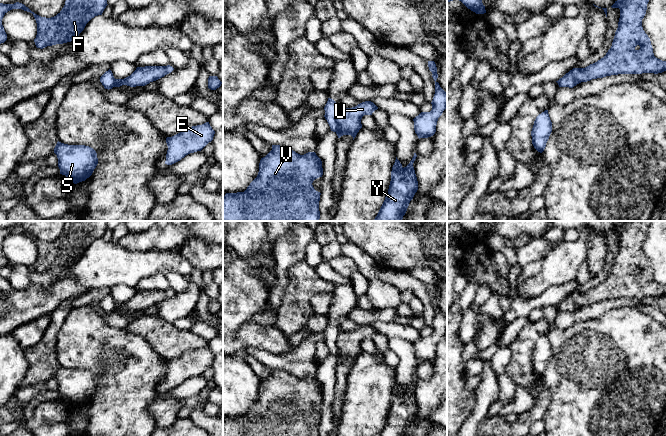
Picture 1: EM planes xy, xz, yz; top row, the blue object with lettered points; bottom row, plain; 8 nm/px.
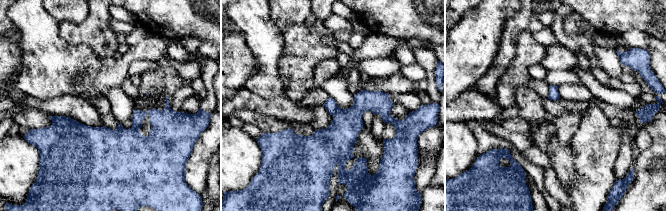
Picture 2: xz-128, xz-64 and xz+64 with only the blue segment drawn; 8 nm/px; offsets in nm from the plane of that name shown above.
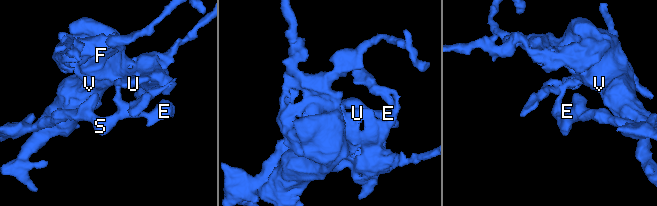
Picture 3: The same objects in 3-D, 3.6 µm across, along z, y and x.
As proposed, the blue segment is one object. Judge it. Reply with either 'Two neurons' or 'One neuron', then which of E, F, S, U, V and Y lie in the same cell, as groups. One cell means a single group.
Two neurons. Groups: E S / F U V Y

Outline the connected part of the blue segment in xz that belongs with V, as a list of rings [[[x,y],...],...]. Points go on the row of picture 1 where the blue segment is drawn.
[[[272,145],[272,150],[259,163],[257,177],[250,183],[244,192],[226,193],[223,197],[223,221],[319,221],[319,201],[321,193],[316,191],[312,185],[313,181],[323,175],[322,161],[315,152],[300,155],[286,146]]]

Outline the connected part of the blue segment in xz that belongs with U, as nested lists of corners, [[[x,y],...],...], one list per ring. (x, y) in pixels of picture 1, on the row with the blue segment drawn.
[[[365,101],[352,108],[340,108],[336,117],[338,138],[343,135],[356,137],[362,128],[361,119],[364,115],[372,115],[378,107],[371,101]]]

